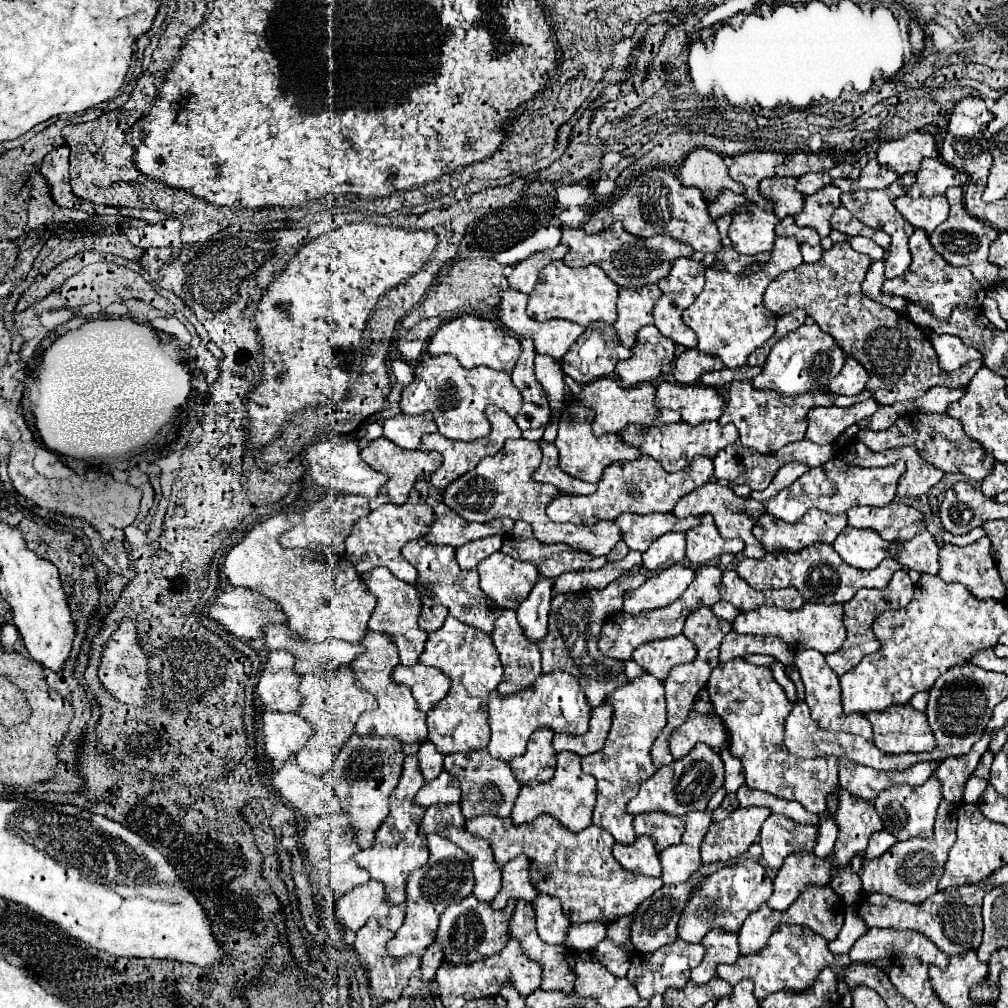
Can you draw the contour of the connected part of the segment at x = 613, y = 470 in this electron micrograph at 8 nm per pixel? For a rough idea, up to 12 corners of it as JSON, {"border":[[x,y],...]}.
{"border":[[648,455],[604,471],[598,491],[560,495],[556,523],[668,513],[708,483],[712,459],[668,473]]}

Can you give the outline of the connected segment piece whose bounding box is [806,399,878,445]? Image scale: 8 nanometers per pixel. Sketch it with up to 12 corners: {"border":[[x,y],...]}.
{"border":[[874,399],[852,407],[814,407],[806,439],[834,443],[878,409]]}

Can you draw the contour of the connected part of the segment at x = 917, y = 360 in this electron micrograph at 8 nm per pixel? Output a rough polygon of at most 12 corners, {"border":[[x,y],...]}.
{"border":[[848,241],[780,273],[764,305],[774,343],[808,313],[870,375],[880,405],[966,387],[908,317],[864,297],[872,259]]}

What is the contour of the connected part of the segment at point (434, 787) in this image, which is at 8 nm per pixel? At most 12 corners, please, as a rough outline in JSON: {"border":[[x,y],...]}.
{"border":[[442,771],[426,783],[416,803],[458,803],[460,785],[456,777]]}

